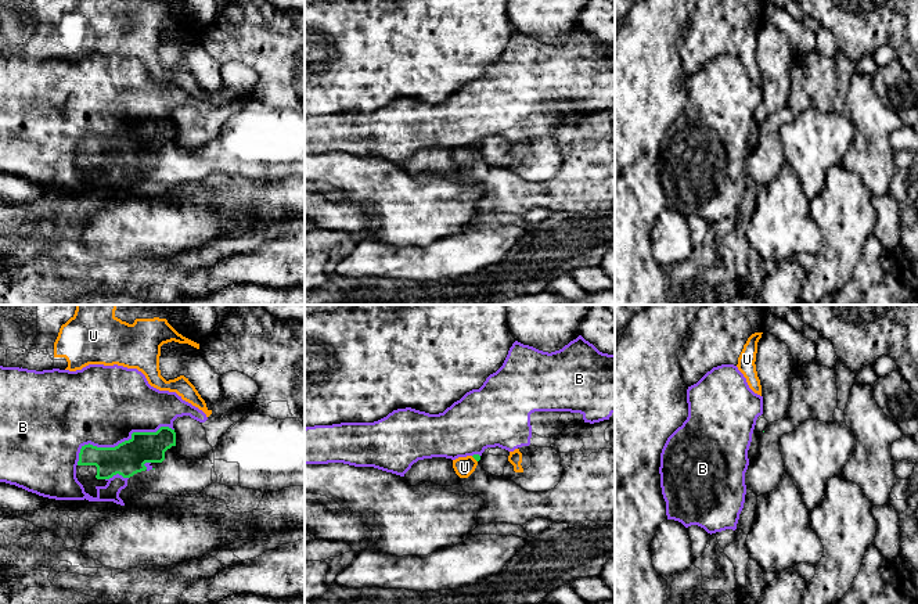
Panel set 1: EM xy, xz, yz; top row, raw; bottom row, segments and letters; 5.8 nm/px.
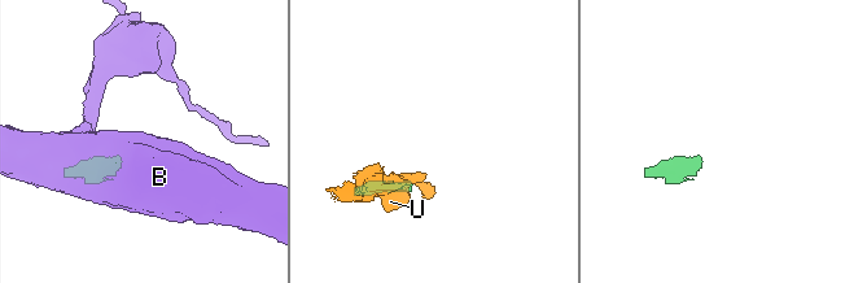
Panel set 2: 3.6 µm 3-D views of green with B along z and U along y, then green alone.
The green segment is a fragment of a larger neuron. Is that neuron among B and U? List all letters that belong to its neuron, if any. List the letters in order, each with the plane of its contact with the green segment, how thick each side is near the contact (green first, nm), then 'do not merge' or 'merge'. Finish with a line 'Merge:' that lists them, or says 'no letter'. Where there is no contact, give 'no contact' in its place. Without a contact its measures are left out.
B: xy | 200/460 nm | do not merge
U: xz | 40/110 nm | do not merge
Merge: no letter

